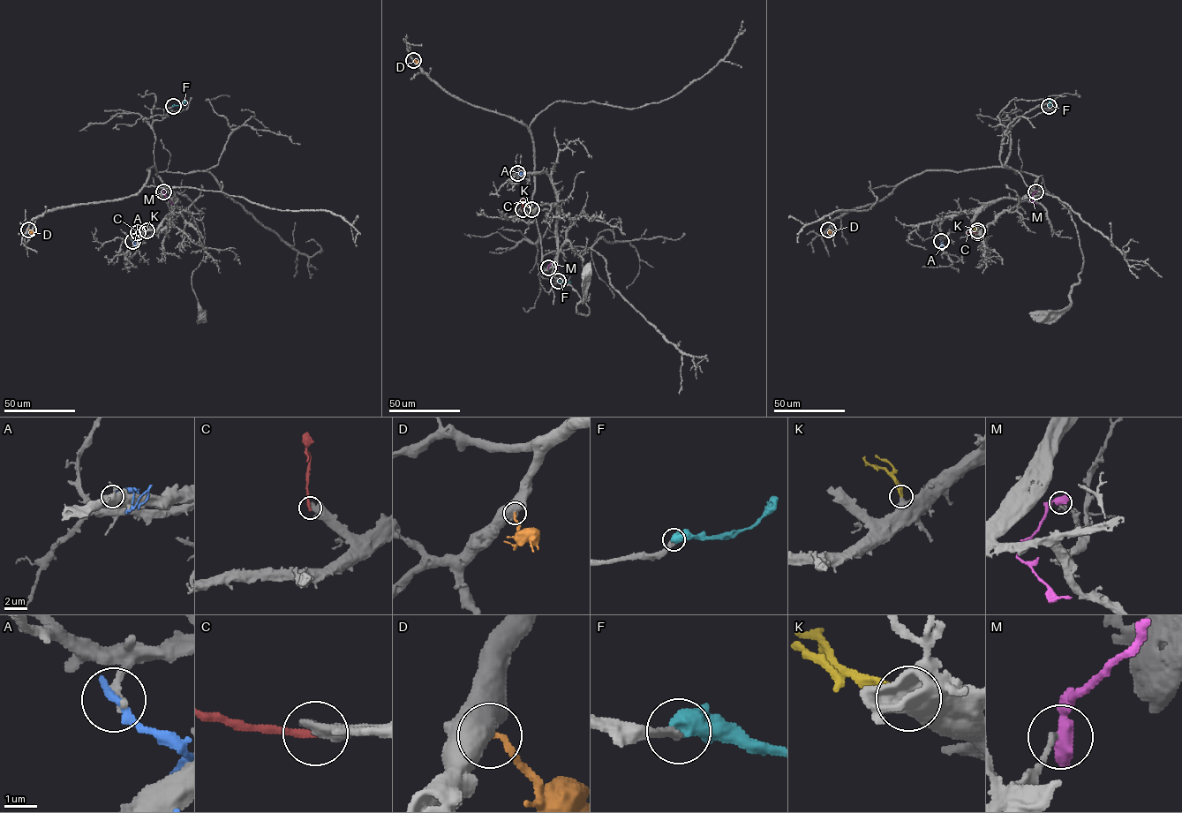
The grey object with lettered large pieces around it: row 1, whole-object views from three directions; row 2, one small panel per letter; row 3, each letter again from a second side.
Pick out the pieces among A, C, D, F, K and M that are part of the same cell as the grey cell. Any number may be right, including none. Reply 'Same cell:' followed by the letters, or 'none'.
Same cell: F, K

